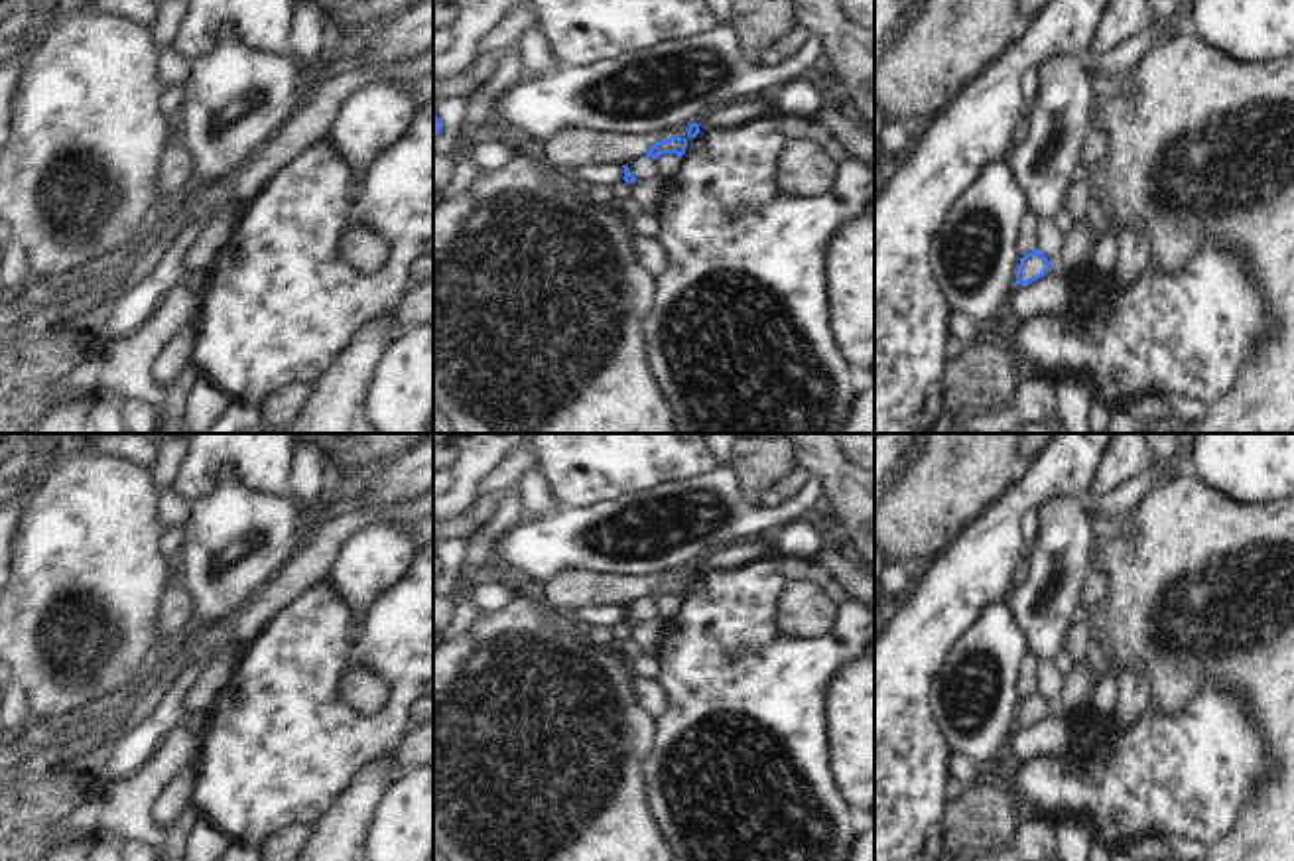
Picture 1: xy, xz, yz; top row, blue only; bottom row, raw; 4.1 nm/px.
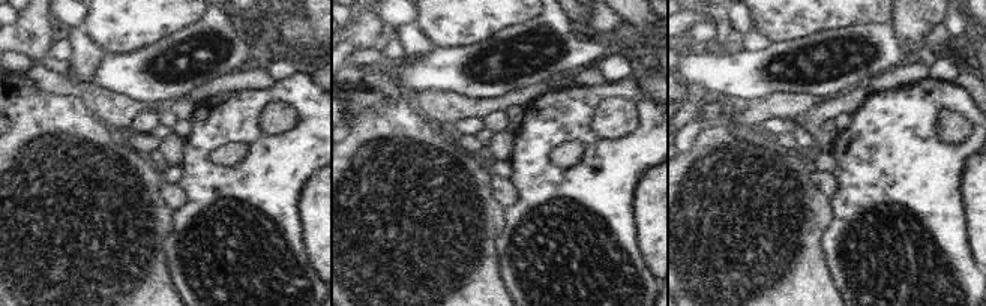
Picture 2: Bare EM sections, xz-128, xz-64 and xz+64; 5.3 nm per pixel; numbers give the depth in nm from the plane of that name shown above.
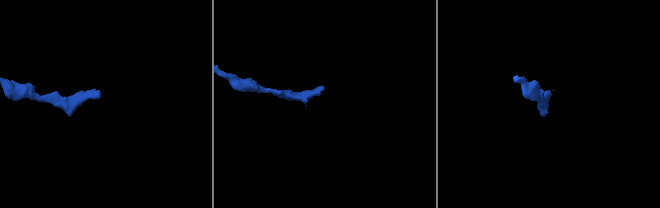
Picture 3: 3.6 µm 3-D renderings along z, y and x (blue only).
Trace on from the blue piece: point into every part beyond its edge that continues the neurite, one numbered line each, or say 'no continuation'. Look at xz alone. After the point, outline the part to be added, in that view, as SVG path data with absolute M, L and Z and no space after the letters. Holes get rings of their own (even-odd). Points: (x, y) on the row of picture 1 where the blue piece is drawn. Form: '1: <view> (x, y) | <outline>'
1: xz (645, 196) | M658 175L648 177L644 181L632 181L630 197L628 197L628 211L654 215L664 183L666 183L666 179L658 177Z

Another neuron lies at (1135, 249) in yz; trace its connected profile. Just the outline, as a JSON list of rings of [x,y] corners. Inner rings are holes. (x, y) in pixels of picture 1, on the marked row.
[[[1123,227],[1119,232],[1119,258],[1115,272],[1121,280],[1134,280],[1150,260],[1152,244],[1144,227]]]

